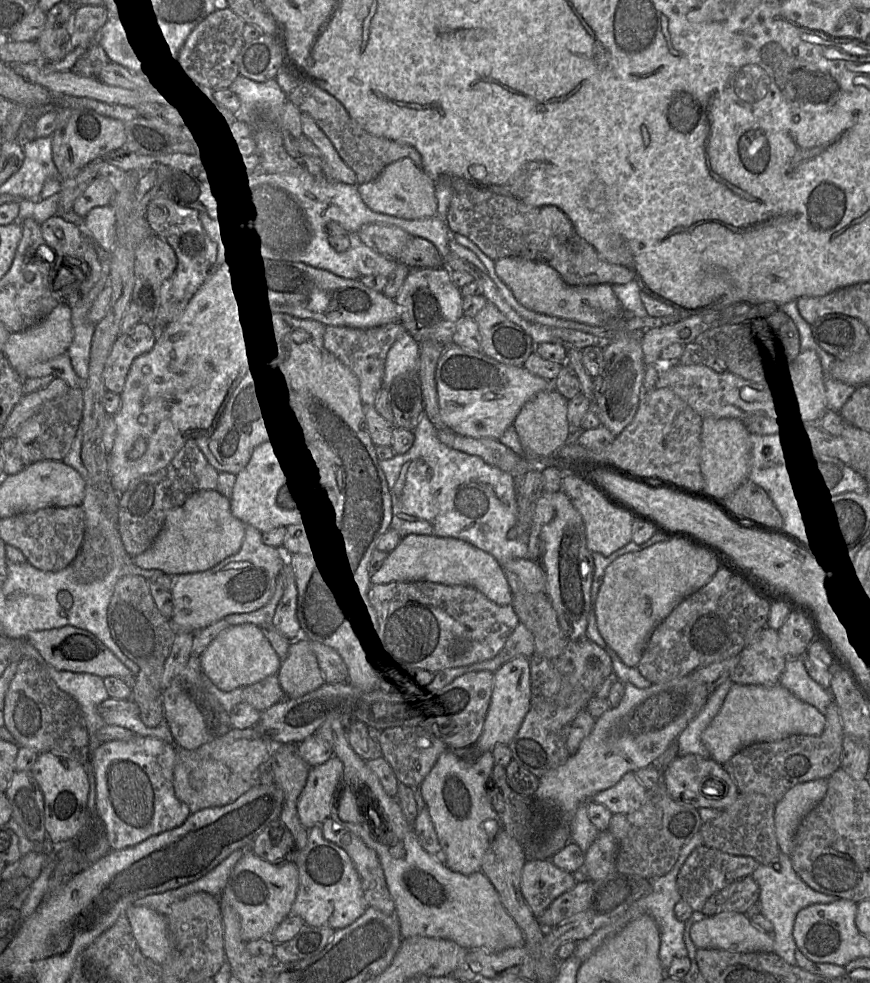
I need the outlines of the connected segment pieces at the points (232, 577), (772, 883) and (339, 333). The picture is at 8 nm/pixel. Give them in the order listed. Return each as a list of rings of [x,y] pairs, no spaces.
[[[245,525],[245,536],[236,554],[205,571],[172,578],[171,622],[177,631],[196,632],[228,614],[257,610],[270,600],[286,556],[280,548],[265,545],[261,533],[254,526]]]
[[[780,851],[778,862],[774,865],[762,865],[751,875],[760,889],[758,902],[760,913],[764,915],[774,927],[774,953],[783,958],[788,964],[796,965],[795,952],[797,946],[793,936],[793,929],[798,912],[815,904],[830,904],[839,898],[819,893],[798,876],[792,867],[791,858]]]
[[[400,321],[368,328],[329,325],[324,333],[324,345],[334,356],[357,376],[361,399],[364,405],[374,406],[377,395],[383,387],[385,362],[389,349],[396,339],[406,331]]]

